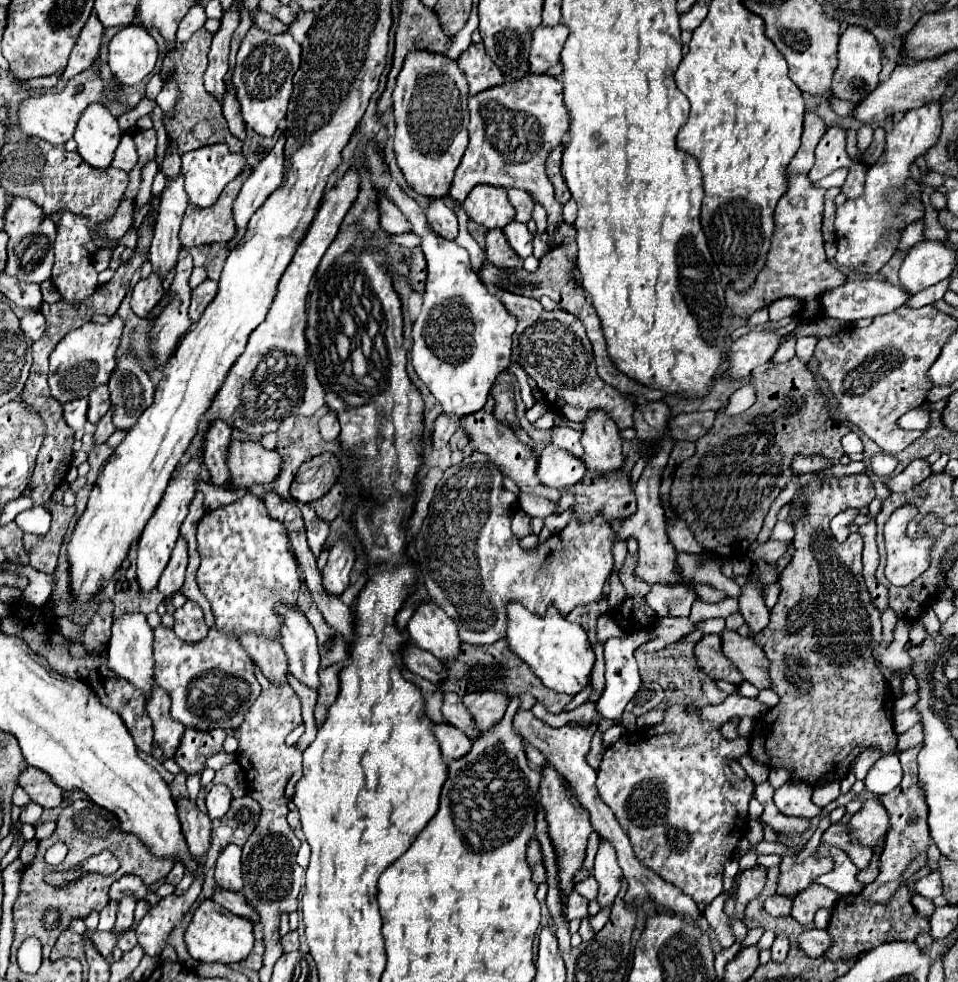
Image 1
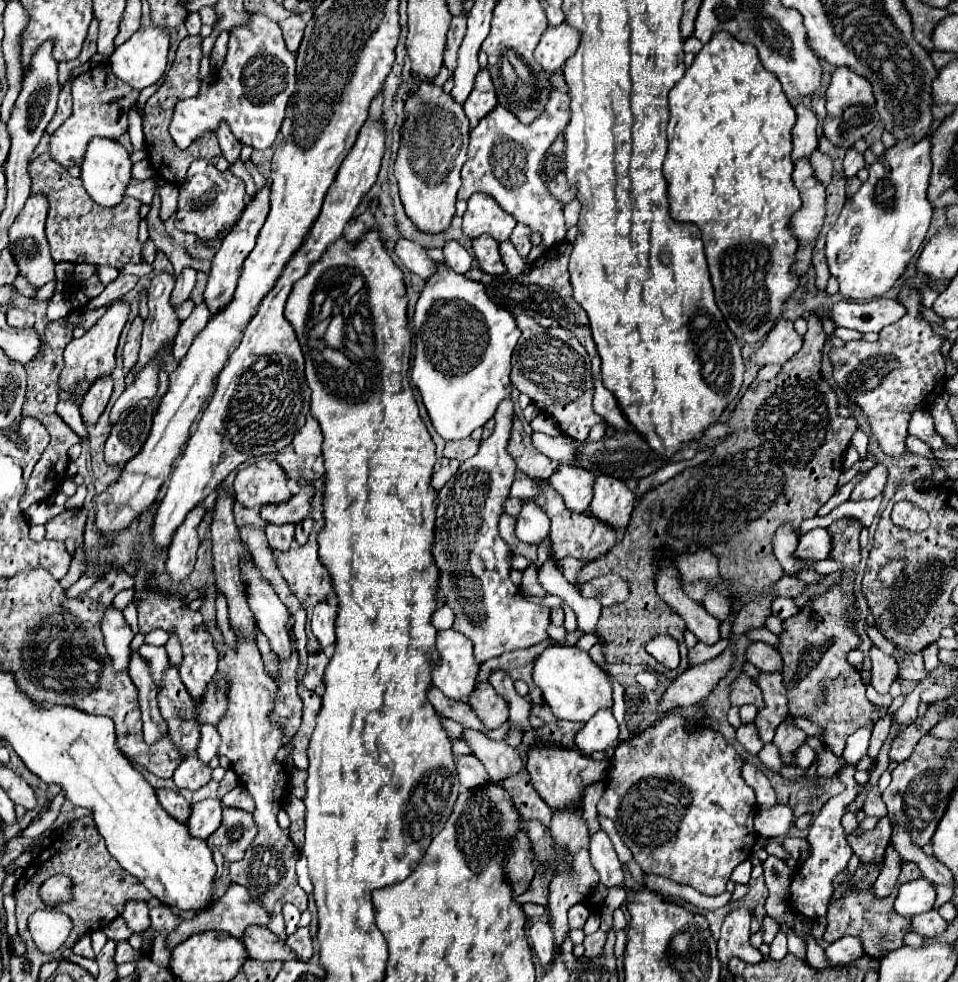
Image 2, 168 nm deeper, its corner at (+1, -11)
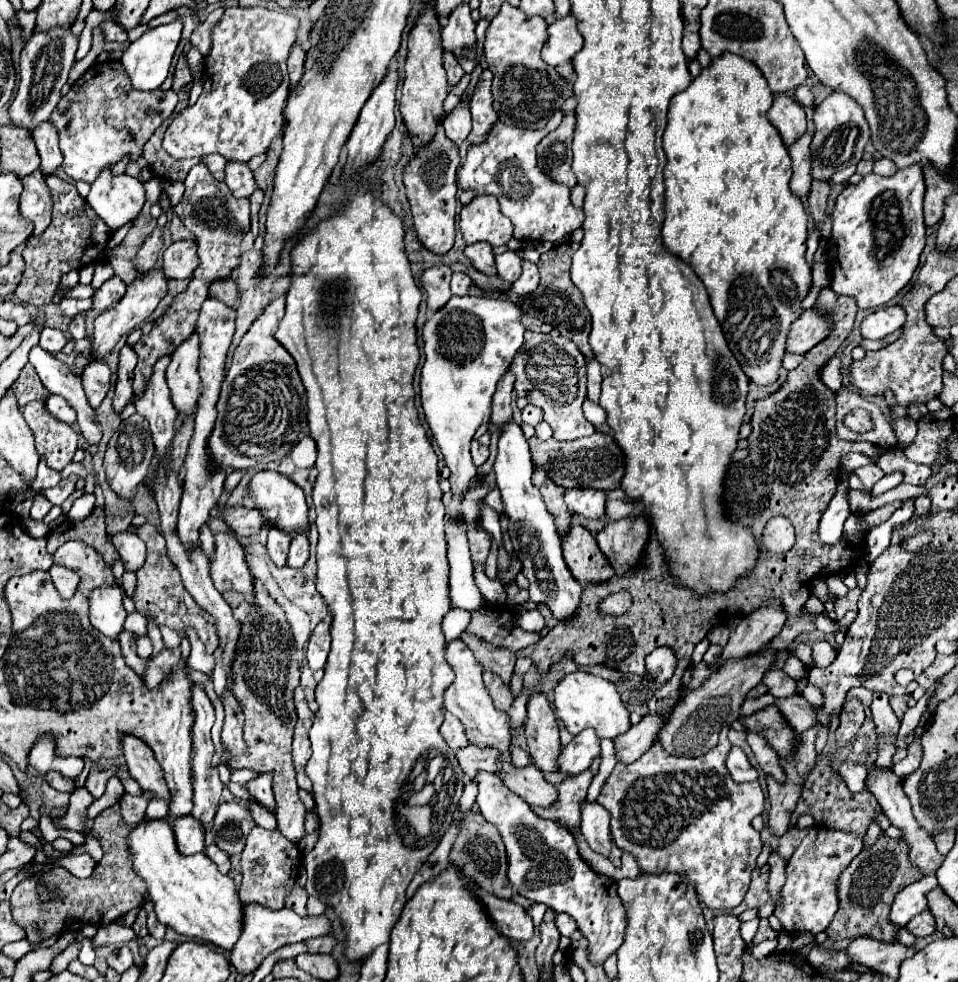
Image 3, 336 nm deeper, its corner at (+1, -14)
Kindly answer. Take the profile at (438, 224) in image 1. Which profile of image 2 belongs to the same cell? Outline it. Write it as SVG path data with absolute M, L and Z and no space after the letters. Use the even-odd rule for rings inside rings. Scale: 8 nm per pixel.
M446 241L442 251L446 257L446 263L454 267L458 273L466 273L472 267L472 255L458 241Z

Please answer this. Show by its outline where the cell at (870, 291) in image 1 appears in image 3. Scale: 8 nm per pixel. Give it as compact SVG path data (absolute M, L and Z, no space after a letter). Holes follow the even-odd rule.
M900 306L878 308L862 322L862 336L868 340L882 340L888 334L900 330L906 322L906 312Z

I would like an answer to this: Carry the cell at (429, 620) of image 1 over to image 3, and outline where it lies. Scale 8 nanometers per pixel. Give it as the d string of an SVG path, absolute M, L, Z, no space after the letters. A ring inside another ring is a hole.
M452 640L446 650L446 662L456 674L456 680L444 694L444 708L454 714L462 724L468 736L468 742L478 748L496 748L500 752L510 750L510 718L506 712L494 708L494 702L482 680L482 666L476 662L472 650L462 640Z

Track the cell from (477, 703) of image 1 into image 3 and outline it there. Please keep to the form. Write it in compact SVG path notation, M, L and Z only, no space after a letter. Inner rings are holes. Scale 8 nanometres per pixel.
M490 670L484 672L484 684L486 684L486 688L488 688L488 692L490 692L492 700L494 700L494 706L498 710L506 712L512 706L512 700L514 700L514 696L510 692L510 686L504 680L500 680L498 674L494 674Z

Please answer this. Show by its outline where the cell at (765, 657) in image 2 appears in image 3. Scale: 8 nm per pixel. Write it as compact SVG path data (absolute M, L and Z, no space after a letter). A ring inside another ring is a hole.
M774 668L774 672L768 672L766 674L766 680L762 680L770 694L776 696L776 698L788 698L788 696L796 696L798 690L796 690L796 682L782 670Z

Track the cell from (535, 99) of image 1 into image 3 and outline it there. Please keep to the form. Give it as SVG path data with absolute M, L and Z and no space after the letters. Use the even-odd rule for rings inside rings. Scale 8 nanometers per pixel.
M556 112L544 130L522 130L516 126L506 126L502 122L494 124L486 144L470 148L464 166L460 168L458 182L462 190L474 190L476 194L492 194L500 202L500 212L512 220L516 240L534 240L534 242L558 242L566 234L572 234L584 222L584 212L574 208L570 202L570 188L550 180L538 162L536 146L538 142L558 128L564 114Z

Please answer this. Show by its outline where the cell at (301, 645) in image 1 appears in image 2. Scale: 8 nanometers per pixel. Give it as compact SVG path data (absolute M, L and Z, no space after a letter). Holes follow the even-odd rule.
M242 565L242 573L246 573L246 583L250 585L250 609L254 609L258 629L268 637L272 651L286 661L296 643L292 637L290 611L280 601L272 585L260 577L254 565Z

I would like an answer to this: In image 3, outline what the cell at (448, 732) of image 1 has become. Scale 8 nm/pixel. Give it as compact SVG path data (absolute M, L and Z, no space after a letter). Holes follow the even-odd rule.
M480 772L476 776L476 784L478 784L478 806L480 806L480 814L484 816L486 822L494 824L504 840L506 846L506 856L508 856L508 880L514 886L514 890L518 890L518 894L522 894L524 898L532 900L532 902L542 902L548 908L552 908L554 912L566 912L570 914L576 924L578 930L582 932L582 936L588 940L588 958L592 964L604 964L624 942L624 930L626 930L626 908L620 900L620 896L616 894L616 880L596 874L578 854L576 842L572 838L572 834L566 828L560 828L556 822L552 820L542 820L538 818L530 806L518 796L514 794L510 788L506 788L506 784L490 772Z

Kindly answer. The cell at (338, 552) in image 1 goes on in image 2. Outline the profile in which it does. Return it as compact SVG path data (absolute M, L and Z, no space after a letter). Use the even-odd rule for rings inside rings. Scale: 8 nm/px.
M322 599L312 611L312 633L316 635L322 647L328 647L330 643L336 641L336 633L334 633L336 615L338 609L328 599Z

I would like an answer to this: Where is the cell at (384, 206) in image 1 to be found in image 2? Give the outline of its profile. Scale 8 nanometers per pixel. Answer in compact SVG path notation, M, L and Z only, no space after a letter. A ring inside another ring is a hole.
M400 237L400 239L396 241L394 253L400 257L400 261L404 263L404 267L406 267L408 271L414 271L414 273L420 275L424 281L426 281L426 277L430 277L430 273L434 273L436 261L428 259L424 247L420 247L418 243L414 243L414 241L406 239L406 237Z

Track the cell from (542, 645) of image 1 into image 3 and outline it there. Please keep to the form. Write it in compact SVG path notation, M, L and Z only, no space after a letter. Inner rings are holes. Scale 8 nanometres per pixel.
M586 672L568 674L560 682L560 686L556 686L554 704L556 704L558 718L566 724L566 730L574 736L580 734L584 728L594 728L596 734L600 734L600 740L602 738L614 740L616 736L628 732L632 726L630 712L622 704L620 694L616 692L616 686L594 674L586 674Z

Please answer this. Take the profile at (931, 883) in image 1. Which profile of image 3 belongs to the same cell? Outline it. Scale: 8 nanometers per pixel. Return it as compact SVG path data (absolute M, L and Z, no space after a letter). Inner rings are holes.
M932 872L930 876L924 876L922 880L906 886L904 890L900 890L894 898L894 904L892 904L892 910L890 910L890 922L896 924L896 926L906 926L918 912L924 912L928 910L928 904L926 904L926 892L930 888L938 886L936 882L936 874Z

